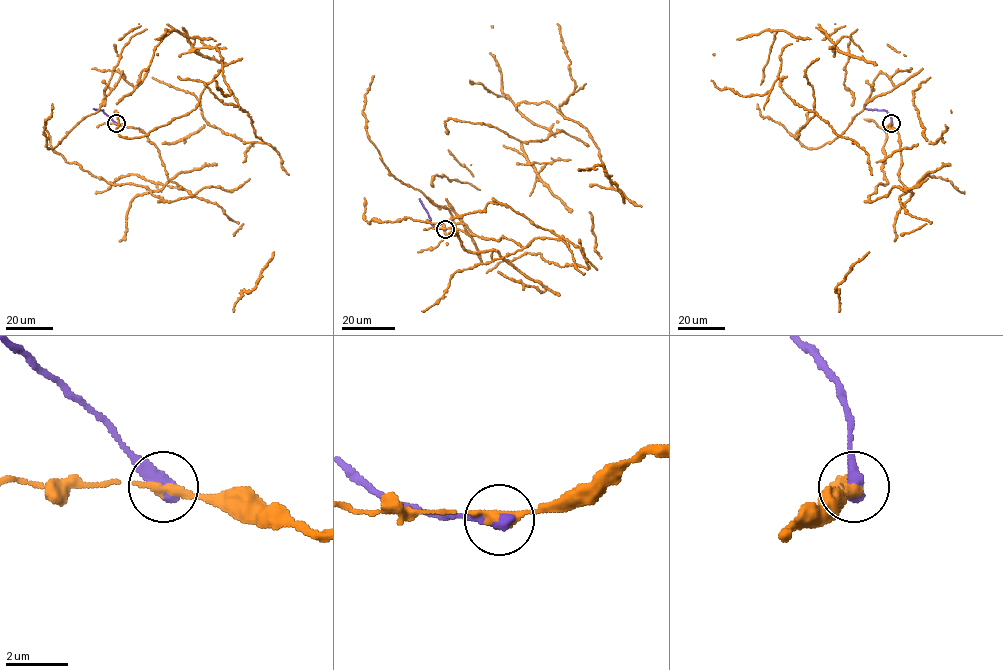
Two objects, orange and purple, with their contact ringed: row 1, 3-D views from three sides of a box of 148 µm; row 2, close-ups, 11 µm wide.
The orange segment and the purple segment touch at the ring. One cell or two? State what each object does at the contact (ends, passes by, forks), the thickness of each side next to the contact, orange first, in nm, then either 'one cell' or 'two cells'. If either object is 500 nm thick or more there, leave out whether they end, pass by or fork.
280 nm thick on the orange side, 550 nm on the other; two cells

